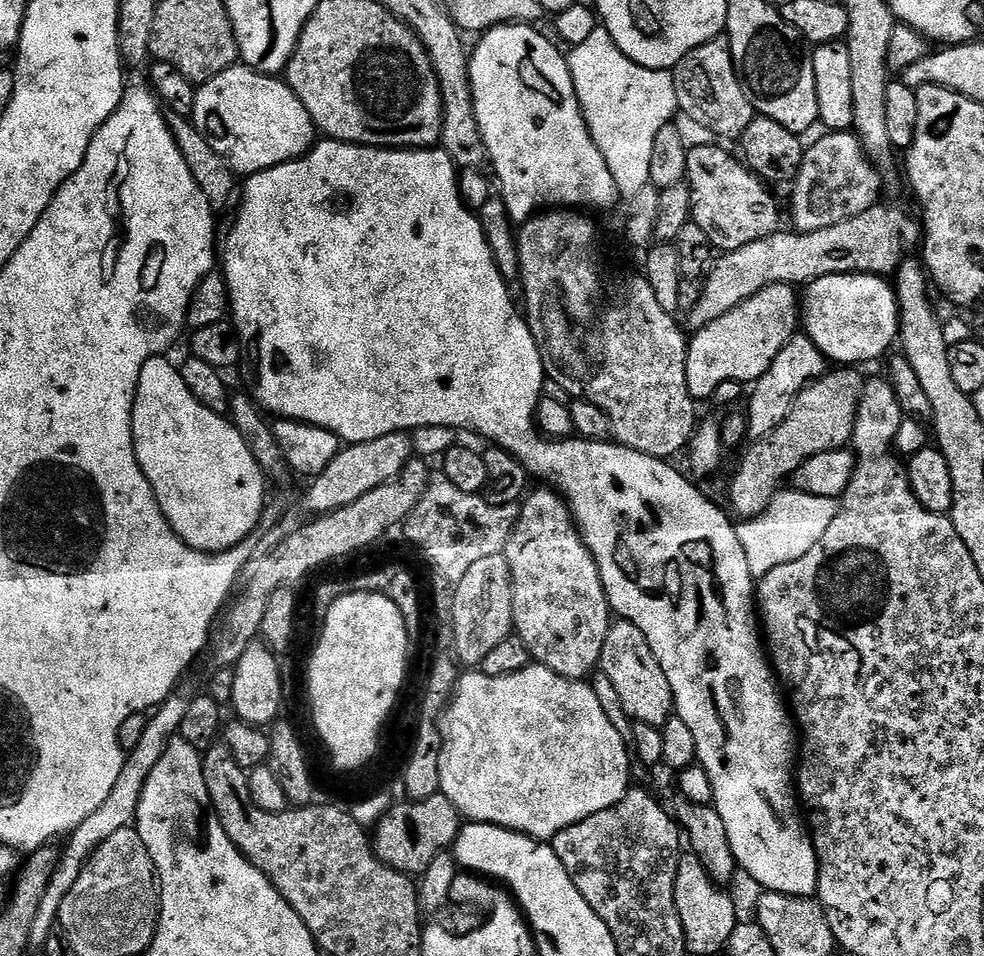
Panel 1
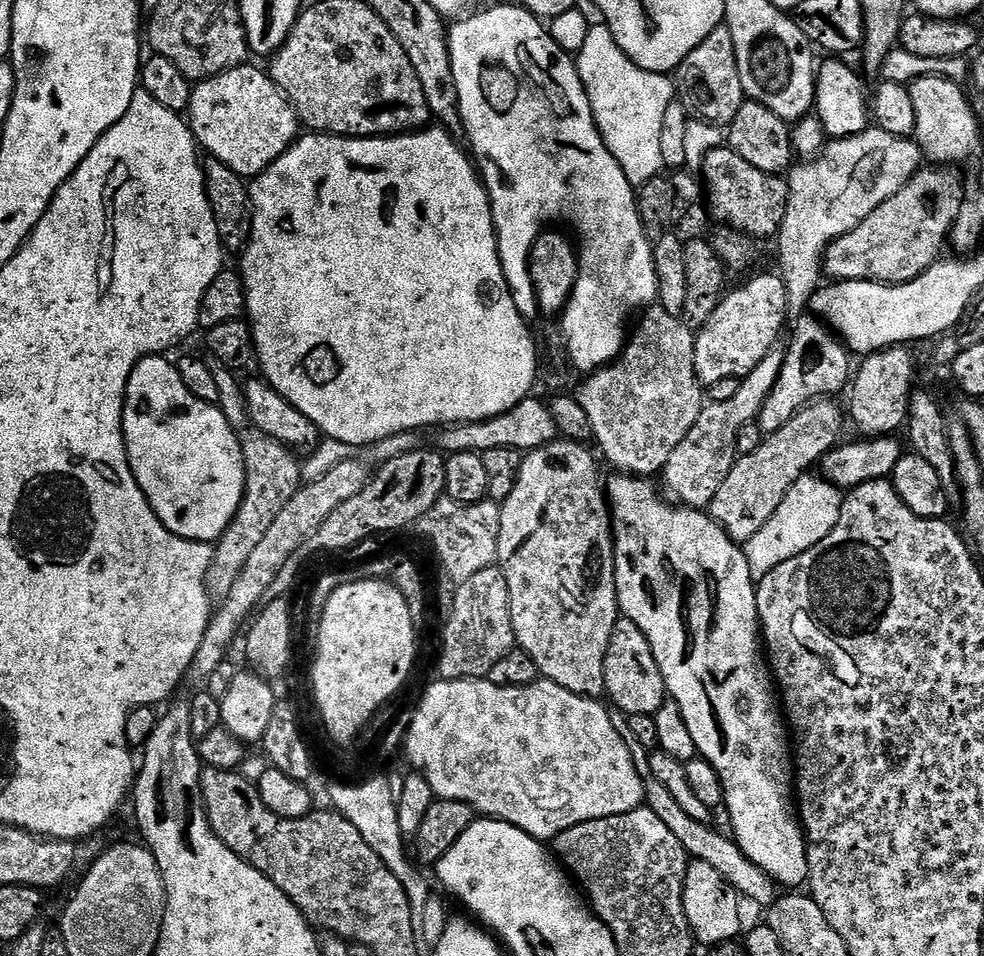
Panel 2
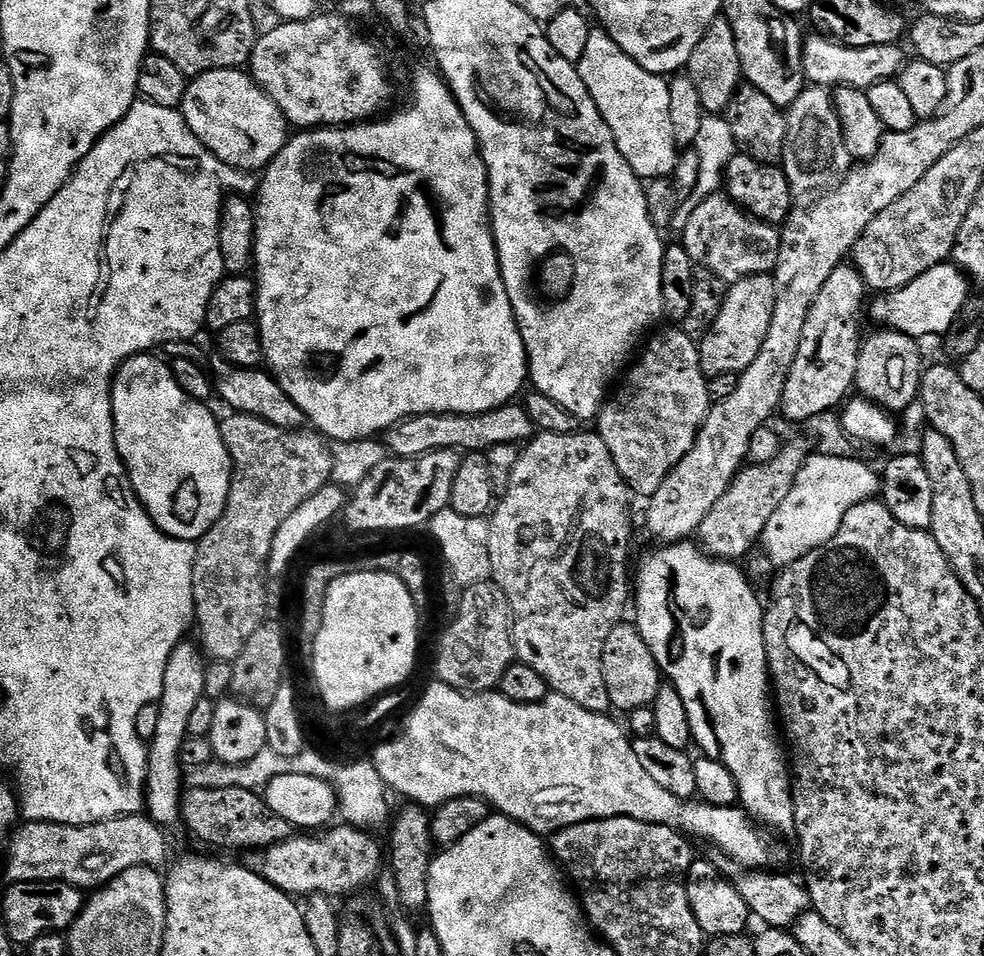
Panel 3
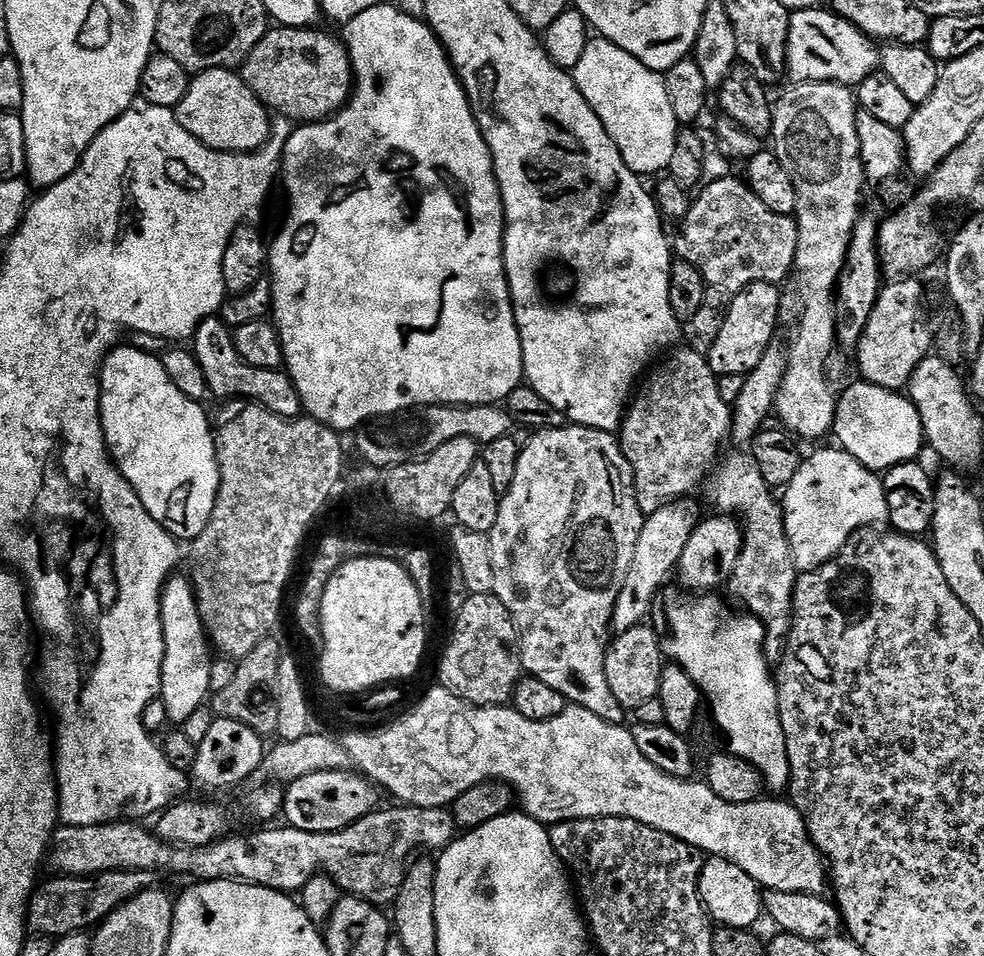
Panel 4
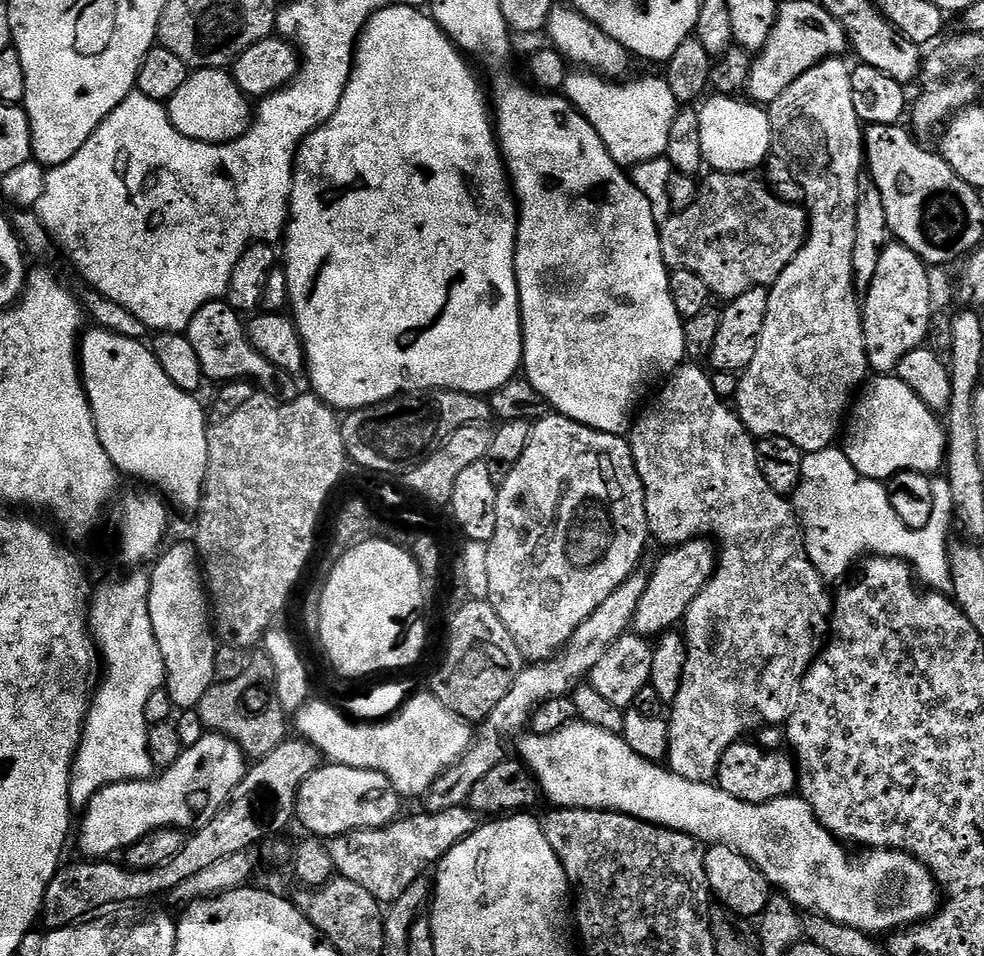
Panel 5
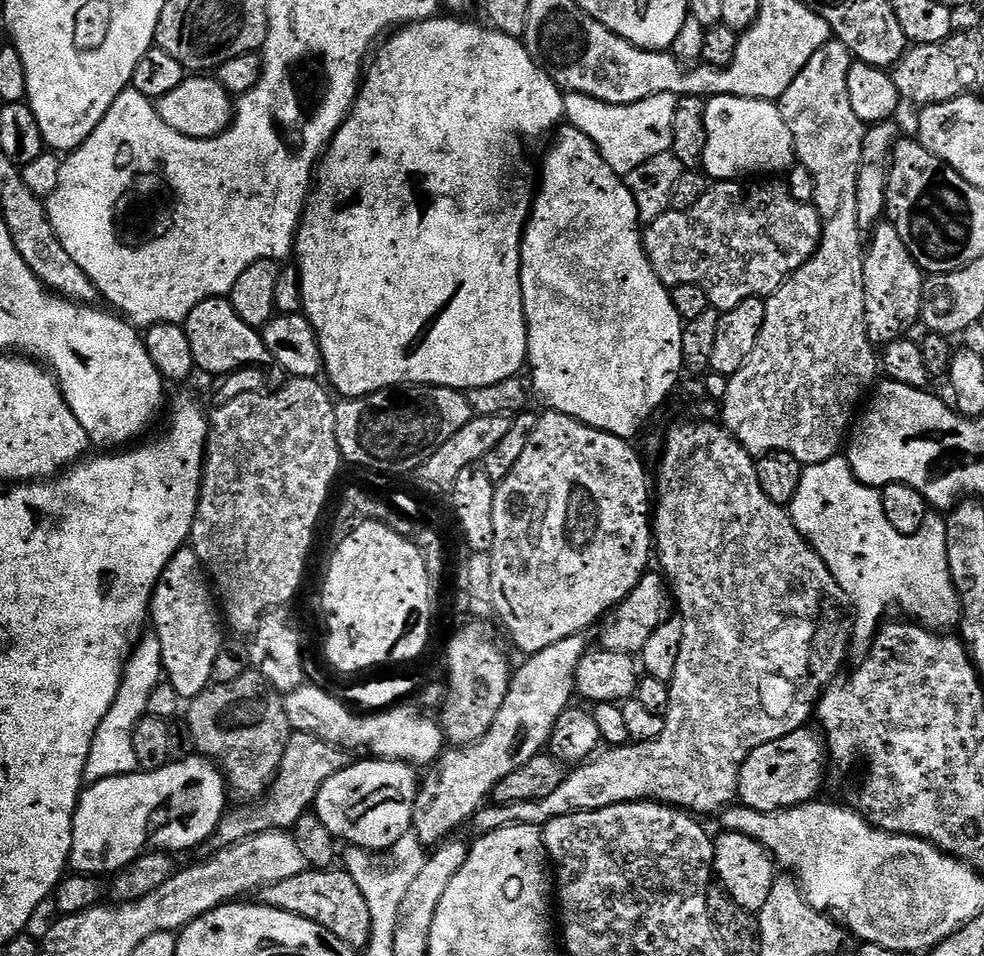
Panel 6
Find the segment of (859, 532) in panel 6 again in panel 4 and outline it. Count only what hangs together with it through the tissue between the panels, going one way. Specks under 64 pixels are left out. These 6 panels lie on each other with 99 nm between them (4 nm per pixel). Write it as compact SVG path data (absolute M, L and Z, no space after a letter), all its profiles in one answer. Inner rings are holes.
M831 447L814 453L809 460L807 457L801 463L798 474L794 474L794 478L782 492L786 538L790 542L797 573L809 572L826 561L833 560L855 532L859 532L861 528L883 525L888 519L883 479L866 466L862 466L858 458L854 458L843 448Z

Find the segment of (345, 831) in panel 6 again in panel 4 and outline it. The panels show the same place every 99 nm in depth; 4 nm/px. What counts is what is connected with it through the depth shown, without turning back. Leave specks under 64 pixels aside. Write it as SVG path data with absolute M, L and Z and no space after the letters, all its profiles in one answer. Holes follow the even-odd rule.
M351 771L315 772L298 778L293 784L284 788L283 819L291 827L307 832L337 832L364 816L377 811L377 785L363 775L351 776Z

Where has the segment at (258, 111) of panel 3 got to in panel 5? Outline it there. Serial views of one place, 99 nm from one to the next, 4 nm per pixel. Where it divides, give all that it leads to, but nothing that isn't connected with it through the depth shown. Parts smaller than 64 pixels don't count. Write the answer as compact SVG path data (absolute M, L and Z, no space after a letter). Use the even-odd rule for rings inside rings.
M197 68L189 71L186 82L166 102L170 122L186 138L207 144L229 144L248 133L254 119L249 97L238 86L231 71L223 68Z

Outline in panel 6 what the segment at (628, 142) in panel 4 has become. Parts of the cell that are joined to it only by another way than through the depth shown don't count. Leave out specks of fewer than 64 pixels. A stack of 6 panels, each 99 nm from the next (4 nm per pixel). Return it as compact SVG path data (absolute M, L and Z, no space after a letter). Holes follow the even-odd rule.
M569 92L564 98L564 120L582 130L598 146L610 170L626 178L642 162L671 149L676 101L677 97L670 94L654 94L633 104L607 104L586 94Z

